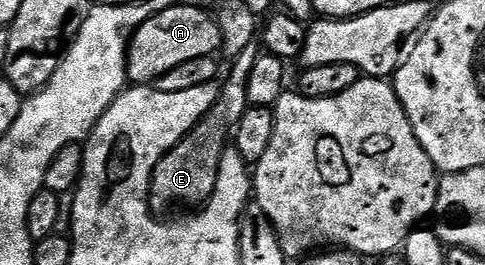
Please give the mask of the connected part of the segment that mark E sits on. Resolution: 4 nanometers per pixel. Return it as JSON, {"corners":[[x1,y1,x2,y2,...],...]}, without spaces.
{"corners":[[253,40,242,50,231,65,233,65,228,79,224,85,221,84,217,92,216,101,210,111,203,119,172,148,166,156,159,160,152,172,151,183,148,185,148,206,155,214,160,213,174,205,196,205,198,207,207,204,217,187,218,171,220,170,222,155,228,151,228,146,232,137,232,132,236,124,241,121,242,115,249,109,248,89,249,77,254,69,254,63,262,55,262,45,259,40]]}

